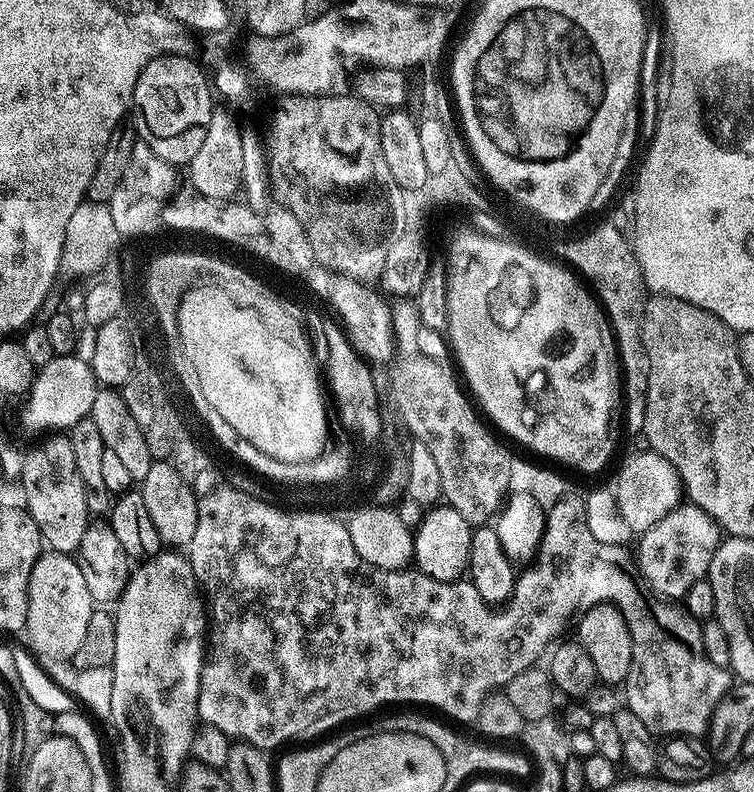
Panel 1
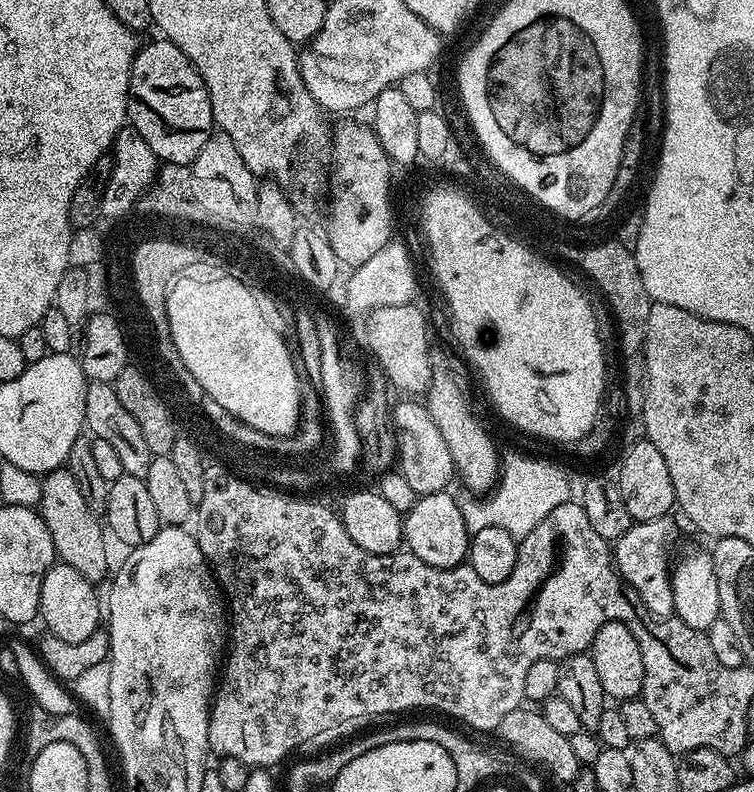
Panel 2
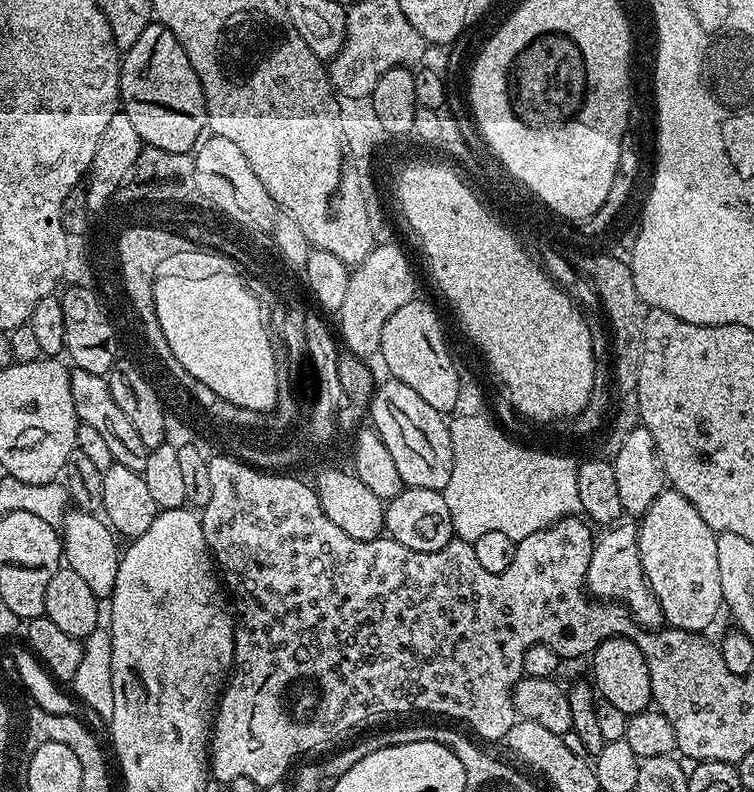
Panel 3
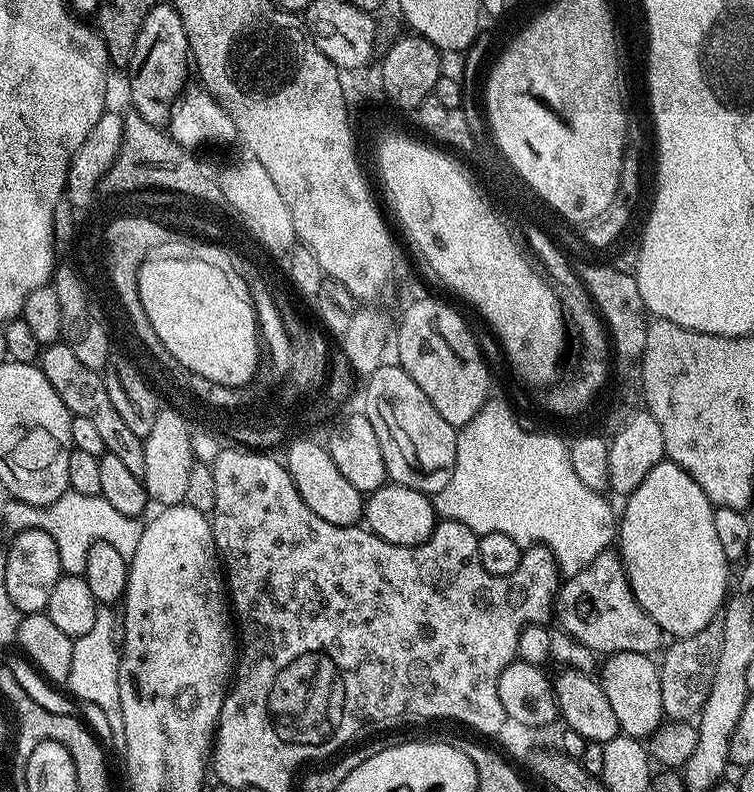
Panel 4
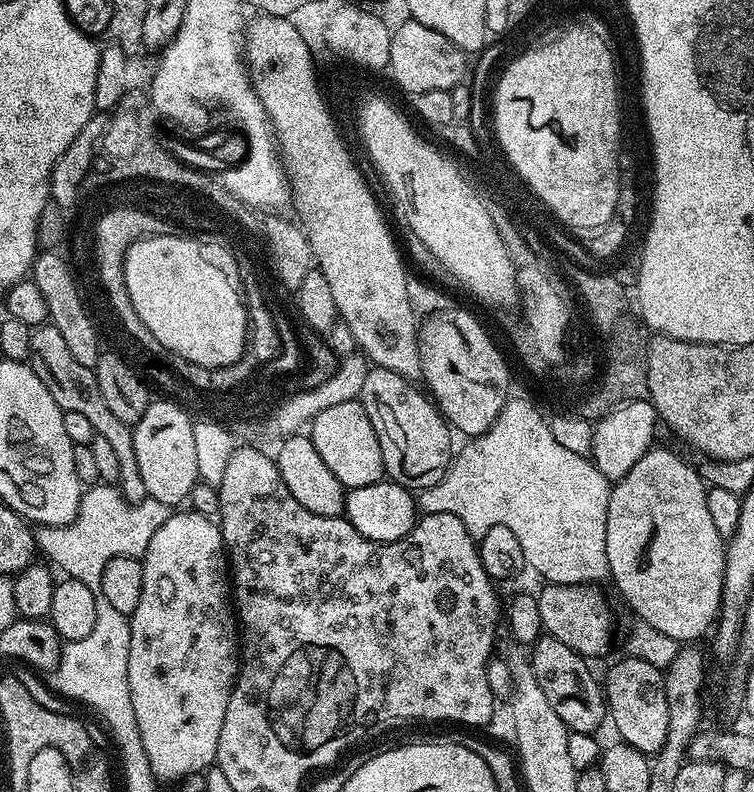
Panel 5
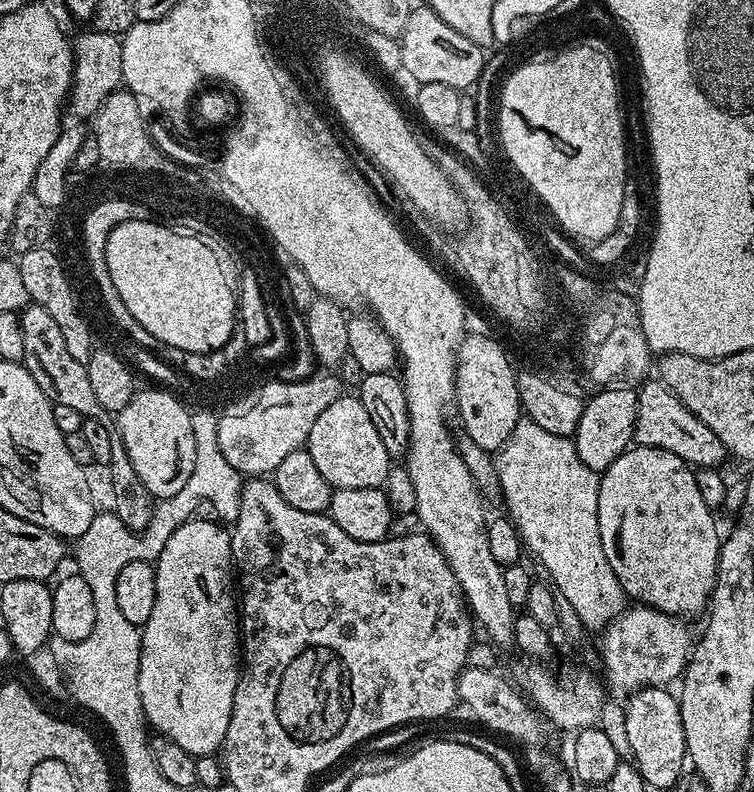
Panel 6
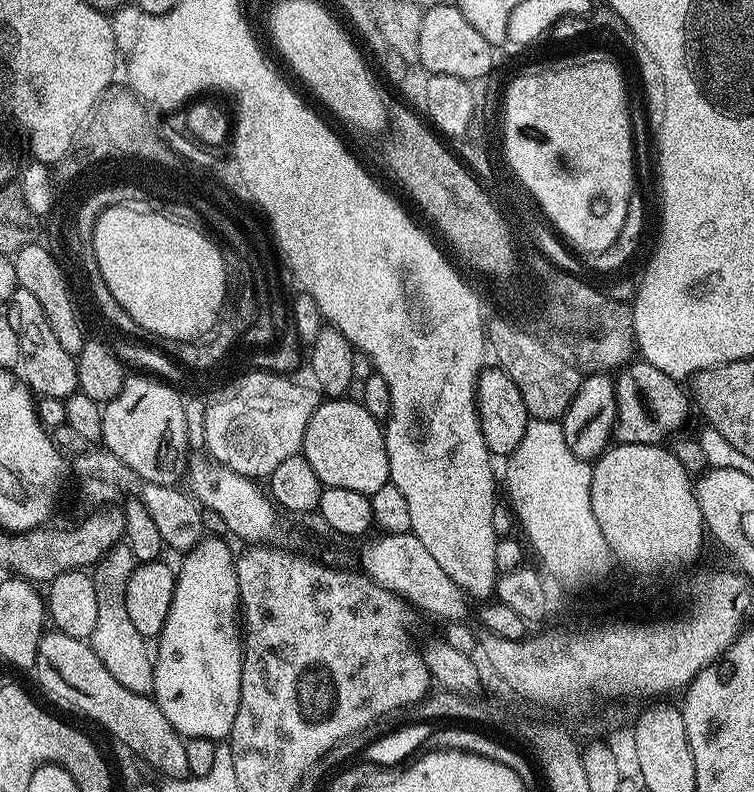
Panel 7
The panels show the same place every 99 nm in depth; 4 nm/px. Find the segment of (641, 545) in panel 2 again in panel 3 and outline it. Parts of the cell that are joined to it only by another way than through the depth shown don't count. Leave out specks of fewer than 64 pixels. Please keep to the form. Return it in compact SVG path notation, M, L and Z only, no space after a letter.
M617 522L595 537L590 554L590 566L586 570L584 583L587 591L595 599L605 602L616 601L630 609L632 617L642 628L655 630L664 624L662 606L658 606L658 598L654 598L644 571L640 569L640 551L638 550L637 525Z

